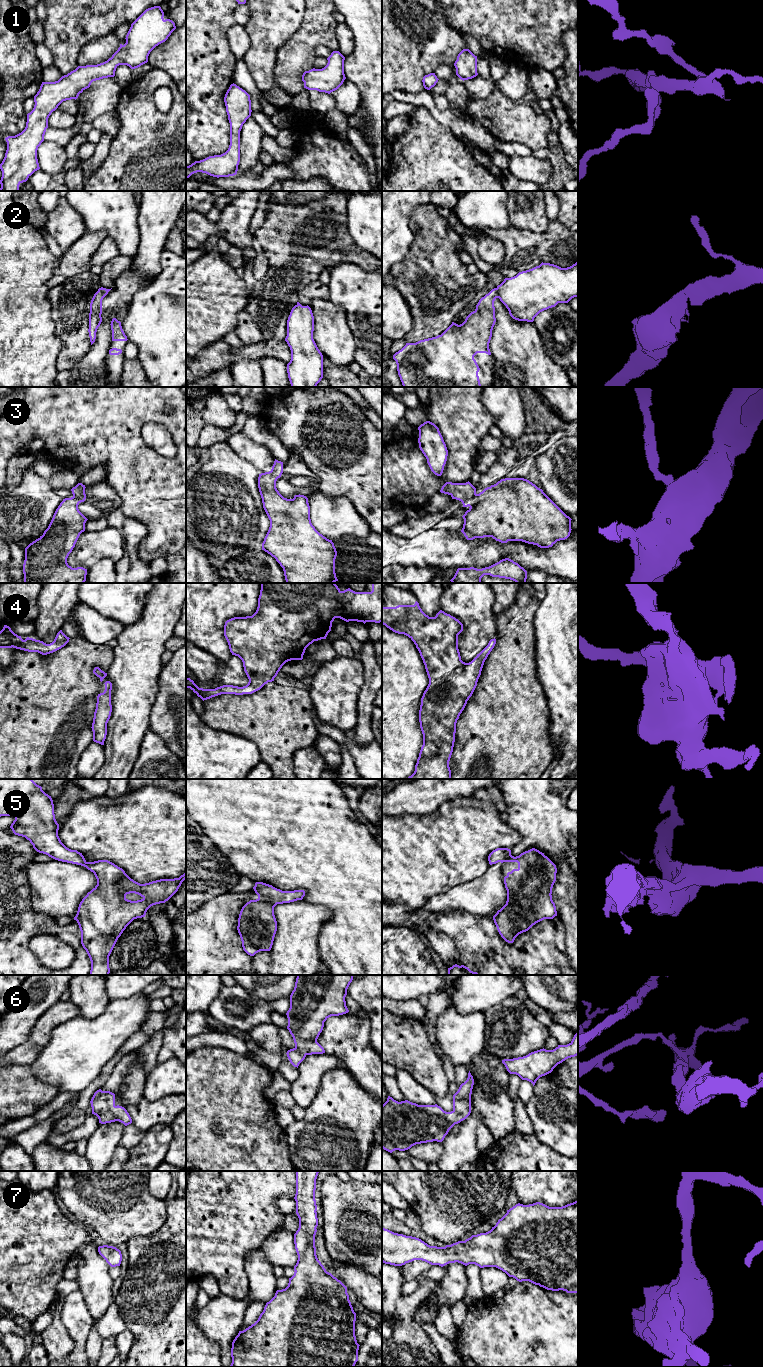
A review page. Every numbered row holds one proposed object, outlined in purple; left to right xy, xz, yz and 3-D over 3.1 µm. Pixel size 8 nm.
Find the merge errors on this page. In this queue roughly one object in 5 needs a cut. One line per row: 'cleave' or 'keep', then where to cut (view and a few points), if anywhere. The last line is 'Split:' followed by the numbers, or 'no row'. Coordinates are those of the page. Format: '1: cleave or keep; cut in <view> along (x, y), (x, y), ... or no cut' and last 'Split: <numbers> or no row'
1: keep; no cut
2: keep; no cut
3: keep; no cut
4: keep; no cut
5: keep; no cut
6: keep; no cut
7: keep; no cut
Split: no row

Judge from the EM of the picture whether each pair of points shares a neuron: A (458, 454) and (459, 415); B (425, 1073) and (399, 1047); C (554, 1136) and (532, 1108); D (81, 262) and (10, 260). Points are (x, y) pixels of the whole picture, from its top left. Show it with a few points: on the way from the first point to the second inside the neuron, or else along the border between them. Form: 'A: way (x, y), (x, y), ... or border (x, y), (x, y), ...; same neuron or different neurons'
A: way (459, 444), (459, 425); same neuron
B: way (419, 1067), (405, 1053); same neuron
C: way (549, 1129), (535, 1115); same neuron
D: border (59, 259), (54, 273); different neurons

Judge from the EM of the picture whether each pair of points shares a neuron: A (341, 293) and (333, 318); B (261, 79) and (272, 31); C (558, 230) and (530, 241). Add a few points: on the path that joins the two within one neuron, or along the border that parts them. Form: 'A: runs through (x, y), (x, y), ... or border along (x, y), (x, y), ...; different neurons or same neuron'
A: border along (329, 299), (336, 305), (339, 305), (347, 315); different neurons
B: runs through (263, 67), (265, 43); same neuron
C: runs through (551, 237), (547, 241), (537, 241); same neuron

